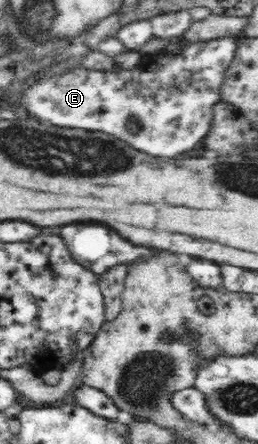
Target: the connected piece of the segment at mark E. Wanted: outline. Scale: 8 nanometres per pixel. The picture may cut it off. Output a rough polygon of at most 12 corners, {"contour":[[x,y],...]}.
{"contour":[[231,36],[30,88],[30,112],[158,158],[197,152]]}

